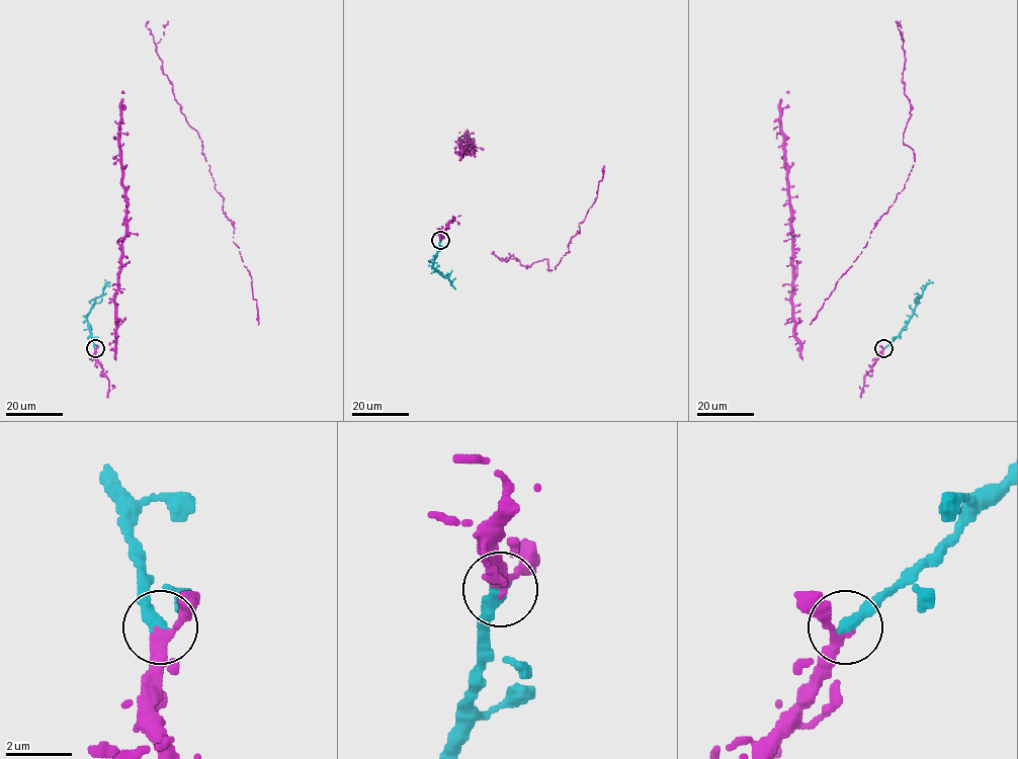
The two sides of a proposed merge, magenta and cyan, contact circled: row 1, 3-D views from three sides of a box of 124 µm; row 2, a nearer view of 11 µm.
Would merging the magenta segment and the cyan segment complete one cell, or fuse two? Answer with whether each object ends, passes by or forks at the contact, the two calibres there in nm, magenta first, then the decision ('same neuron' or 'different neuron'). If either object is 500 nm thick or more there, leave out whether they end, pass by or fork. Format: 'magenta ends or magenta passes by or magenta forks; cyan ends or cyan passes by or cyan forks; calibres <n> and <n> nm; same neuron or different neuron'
magenta forks; cyan ends; calibres 260 and 400 nm; same neuron

